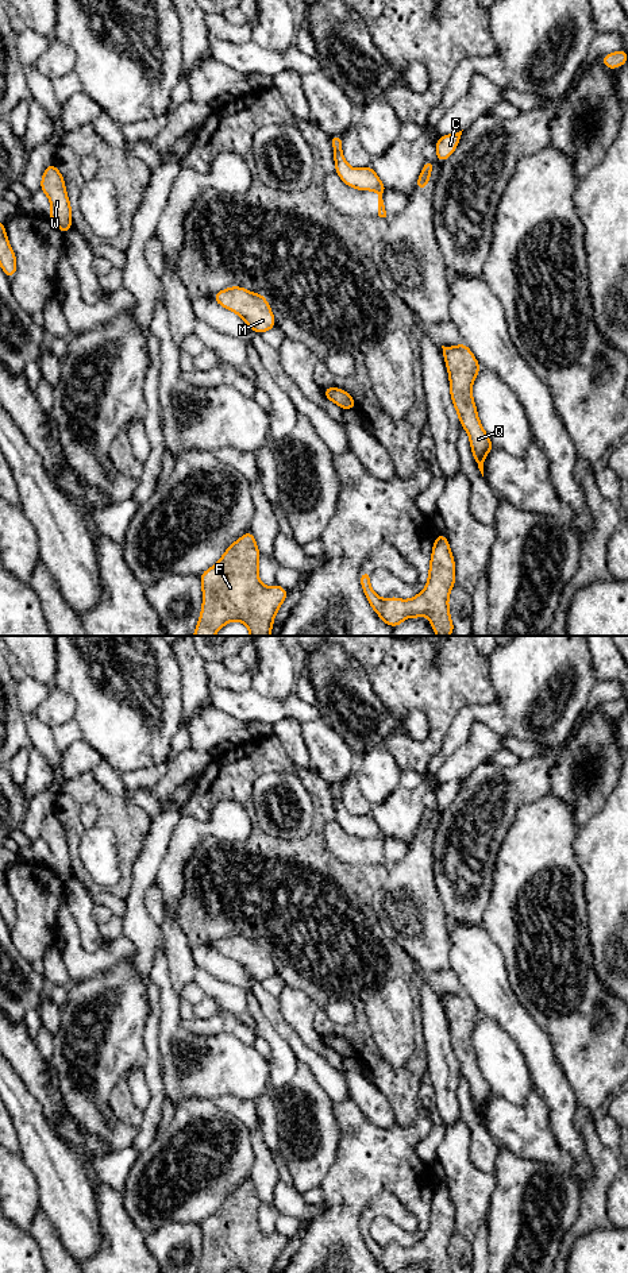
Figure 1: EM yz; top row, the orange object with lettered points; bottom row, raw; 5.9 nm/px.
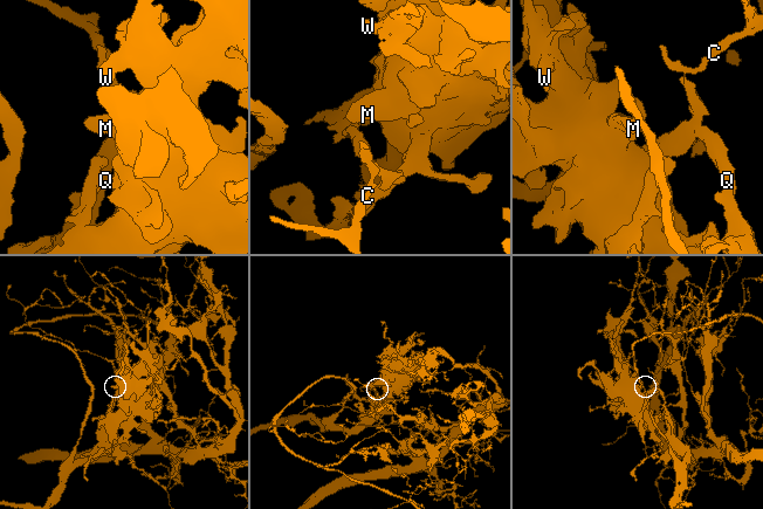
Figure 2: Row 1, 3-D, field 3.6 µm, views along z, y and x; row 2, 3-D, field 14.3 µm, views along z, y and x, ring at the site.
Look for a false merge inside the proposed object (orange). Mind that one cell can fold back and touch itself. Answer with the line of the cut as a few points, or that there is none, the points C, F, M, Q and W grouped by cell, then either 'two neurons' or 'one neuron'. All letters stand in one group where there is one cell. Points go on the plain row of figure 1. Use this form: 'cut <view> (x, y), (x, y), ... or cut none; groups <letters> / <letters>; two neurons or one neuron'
cut yz (378, 838), (382, 840); groups C / F M Q W; two neurons

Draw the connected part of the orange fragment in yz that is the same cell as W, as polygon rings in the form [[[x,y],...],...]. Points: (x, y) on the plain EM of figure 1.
[[[54,811],[46,815],[42,823],[41,838],[47,842],[51,852],[50,867],[65,883],[72,875],[72,857],[63,825]]]

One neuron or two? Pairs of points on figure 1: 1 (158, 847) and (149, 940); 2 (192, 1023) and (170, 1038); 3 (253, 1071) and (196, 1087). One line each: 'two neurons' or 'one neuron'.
1: one neuron
2: two neurons
3: one neuron

